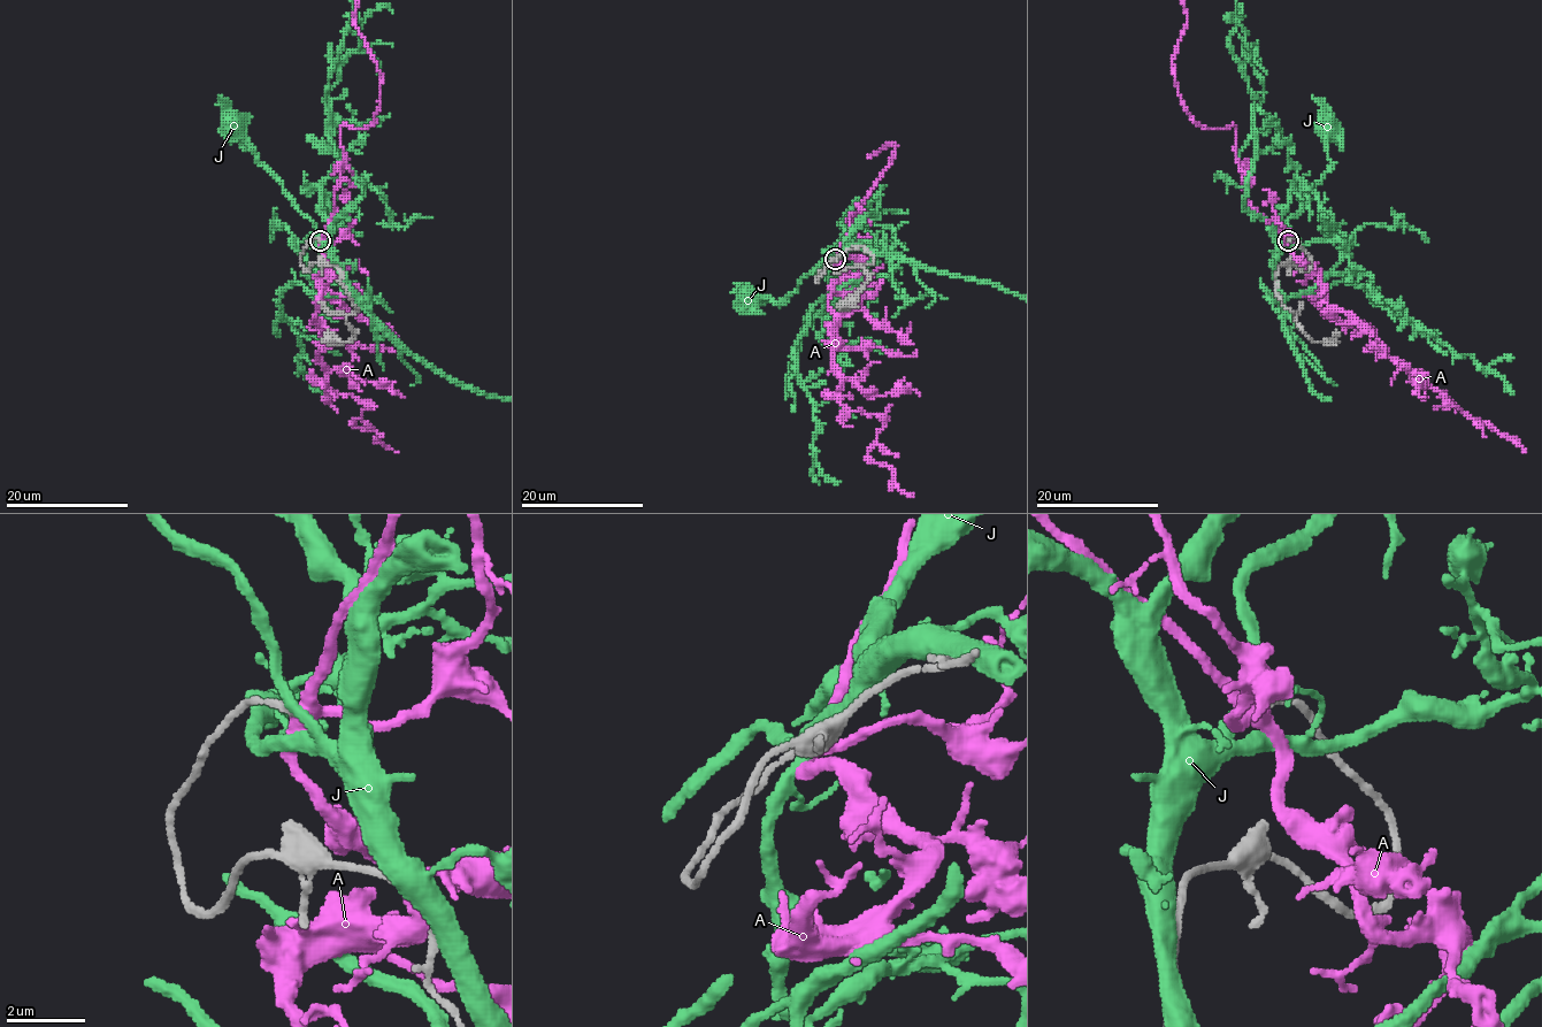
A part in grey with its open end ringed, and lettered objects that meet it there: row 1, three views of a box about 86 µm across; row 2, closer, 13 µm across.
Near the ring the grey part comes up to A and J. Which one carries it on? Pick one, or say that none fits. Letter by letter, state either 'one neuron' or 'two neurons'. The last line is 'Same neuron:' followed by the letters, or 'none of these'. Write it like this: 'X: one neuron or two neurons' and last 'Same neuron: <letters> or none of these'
A: two neurons
J: two neurons
Same neuron: none of these

